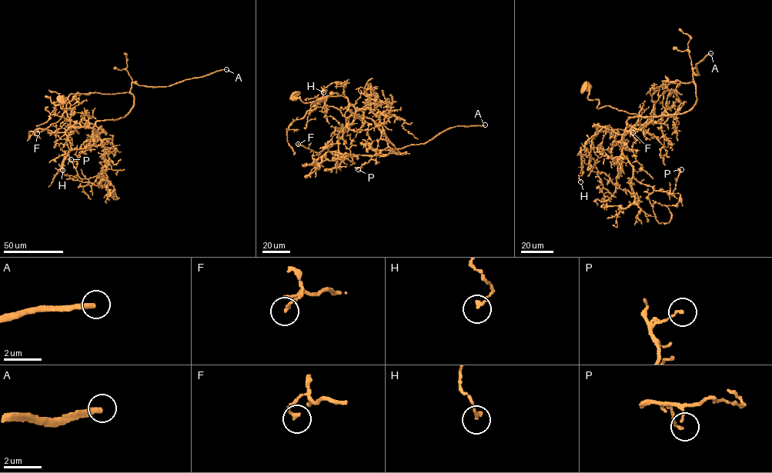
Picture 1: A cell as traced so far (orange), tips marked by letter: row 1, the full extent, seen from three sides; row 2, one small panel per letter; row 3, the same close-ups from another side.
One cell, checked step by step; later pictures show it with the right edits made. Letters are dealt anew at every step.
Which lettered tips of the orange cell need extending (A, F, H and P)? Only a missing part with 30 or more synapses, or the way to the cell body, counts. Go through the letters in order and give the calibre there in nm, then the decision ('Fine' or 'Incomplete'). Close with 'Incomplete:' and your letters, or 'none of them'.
A: Thickness 260 nm. Incomplete
F: Thickness 150 nm. Fine
H: Thickness 130 nm. Fine
P: Thickness 120 nm. Fine
Incomplete: A

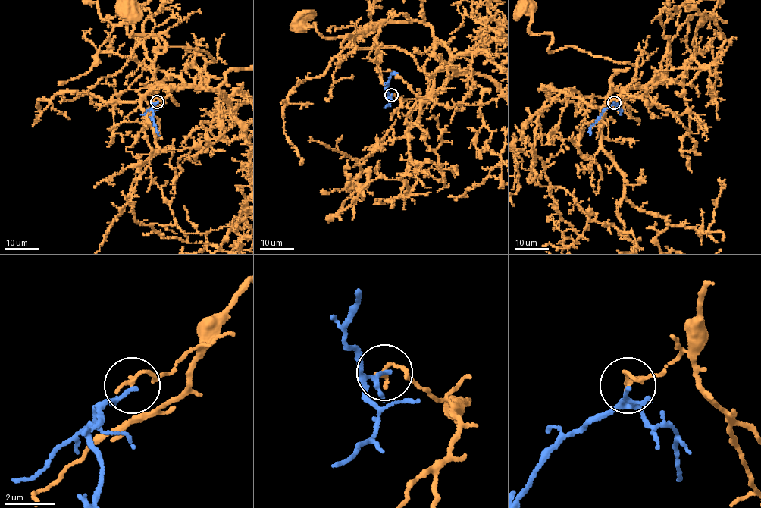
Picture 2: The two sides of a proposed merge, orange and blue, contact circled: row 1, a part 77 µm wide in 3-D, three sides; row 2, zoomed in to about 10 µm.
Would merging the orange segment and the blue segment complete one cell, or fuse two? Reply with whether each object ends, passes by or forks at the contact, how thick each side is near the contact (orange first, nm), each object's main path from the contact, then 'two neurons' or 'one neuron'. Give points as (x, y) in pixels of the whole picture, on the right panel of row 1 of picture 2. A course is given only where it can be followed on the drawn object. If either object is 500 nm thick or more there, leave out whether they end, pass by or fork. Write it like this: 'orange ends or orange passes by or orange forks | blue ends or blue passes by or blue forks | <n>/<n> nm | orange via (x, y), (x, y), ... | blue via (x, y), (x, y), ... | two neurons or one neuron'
orange ends | blue passes by | 170/110 nm | orange via (614, 102), (633, 86), (627, 88), (637, 67), (575, 47), (549, 51), (550, 32), (528, 29), (529, 4) | blue via (614, 102), (592, 126), (590, 135) | two neurons

